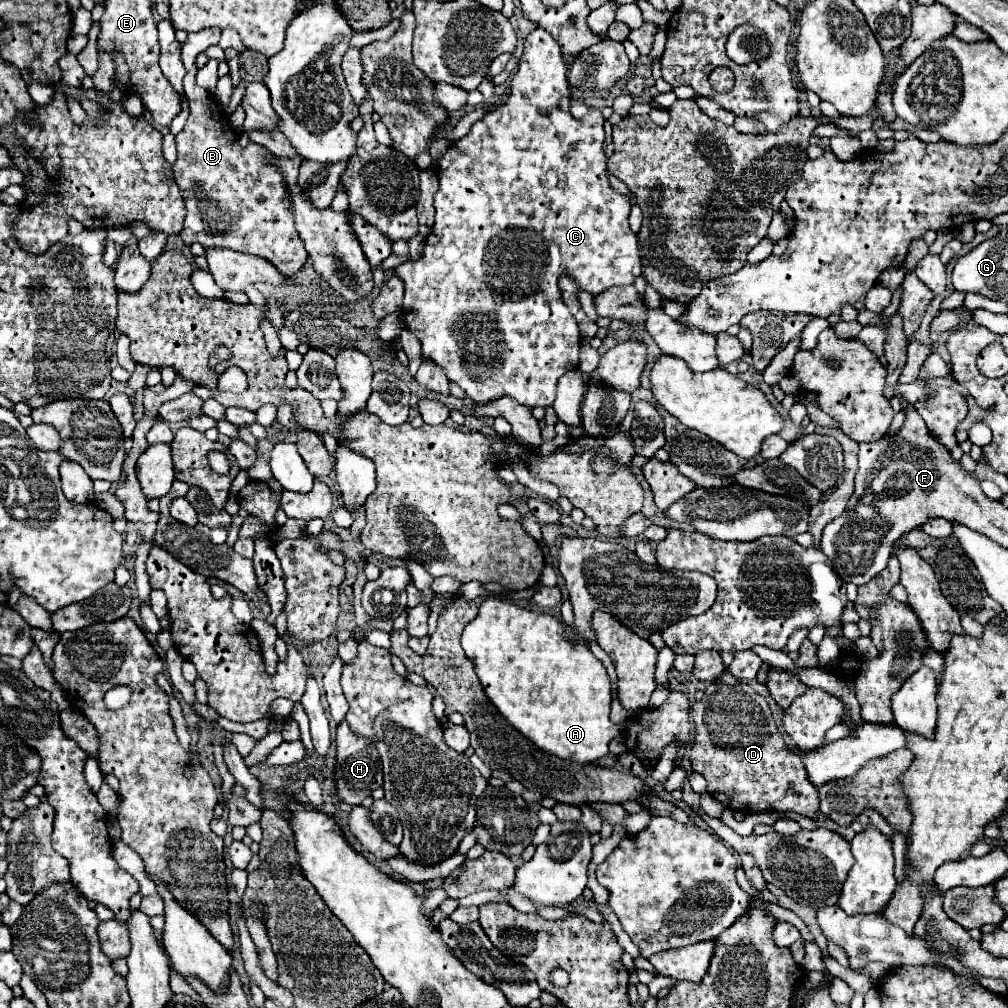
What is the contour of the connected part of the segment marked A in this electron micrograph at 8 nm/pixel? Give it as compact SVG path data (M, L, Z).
M489 597L481 603L477 617L465 627L461 645L473 661L475 673L489 701L505 721L509 721L509 725L527 737L539 751L583 767L609 753L609 743L621 729L609 719L611 683L607 671L587 645L573 645L573 641L565 637L563 623L559 619L517 607L508 600Z

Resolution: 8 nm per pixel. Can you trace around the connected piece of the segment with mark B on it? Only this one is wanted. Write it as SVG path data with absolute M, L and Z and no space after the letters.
M203 29L189 33L187 41L181 45L181 57L187 69L183 87L191 111L183 131L175 135L177 161L173 175L187 209L181 239L185 245L201 243L205 249L221 247L263 257L291 277L305 265L309 255L295 229L293 203L289 201L285 177L273 161L275 155L253 141L241 147L229 117L223 115L217 101L195 83L195 57L209 45L217 45L219 37L219 29Z

